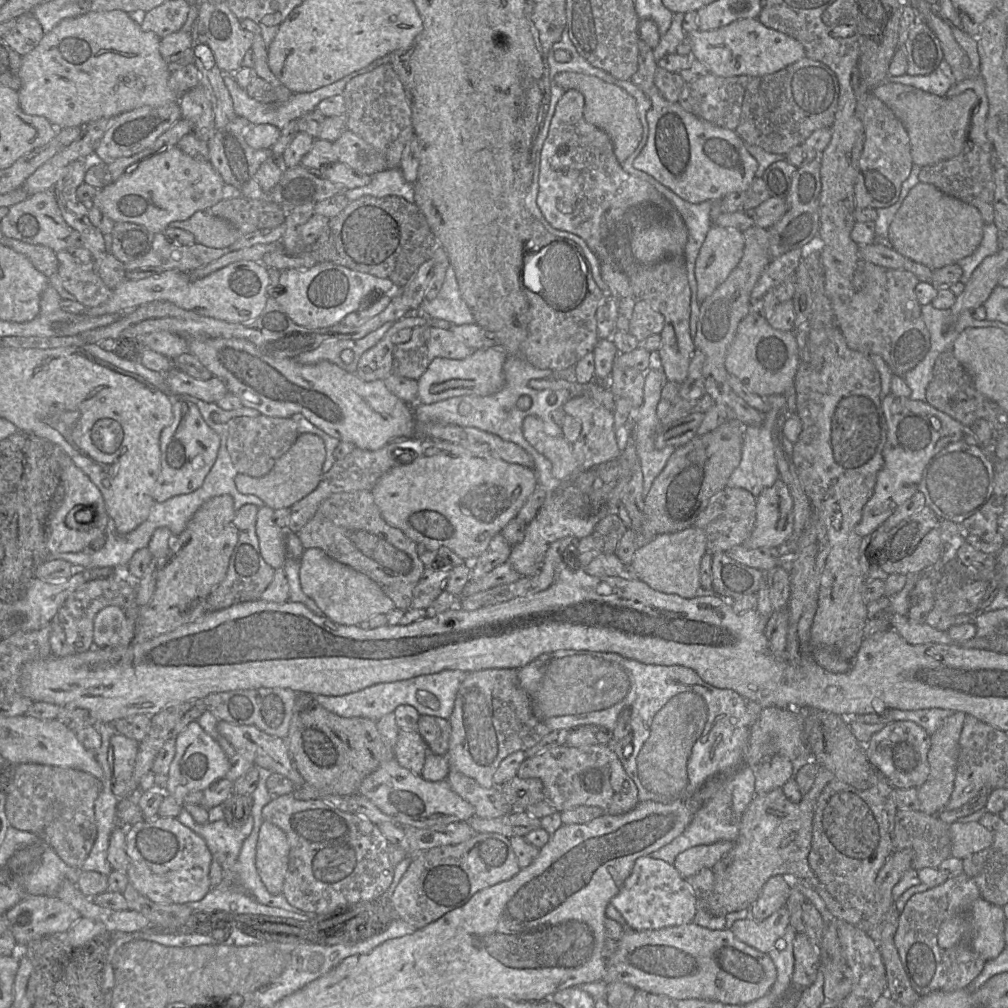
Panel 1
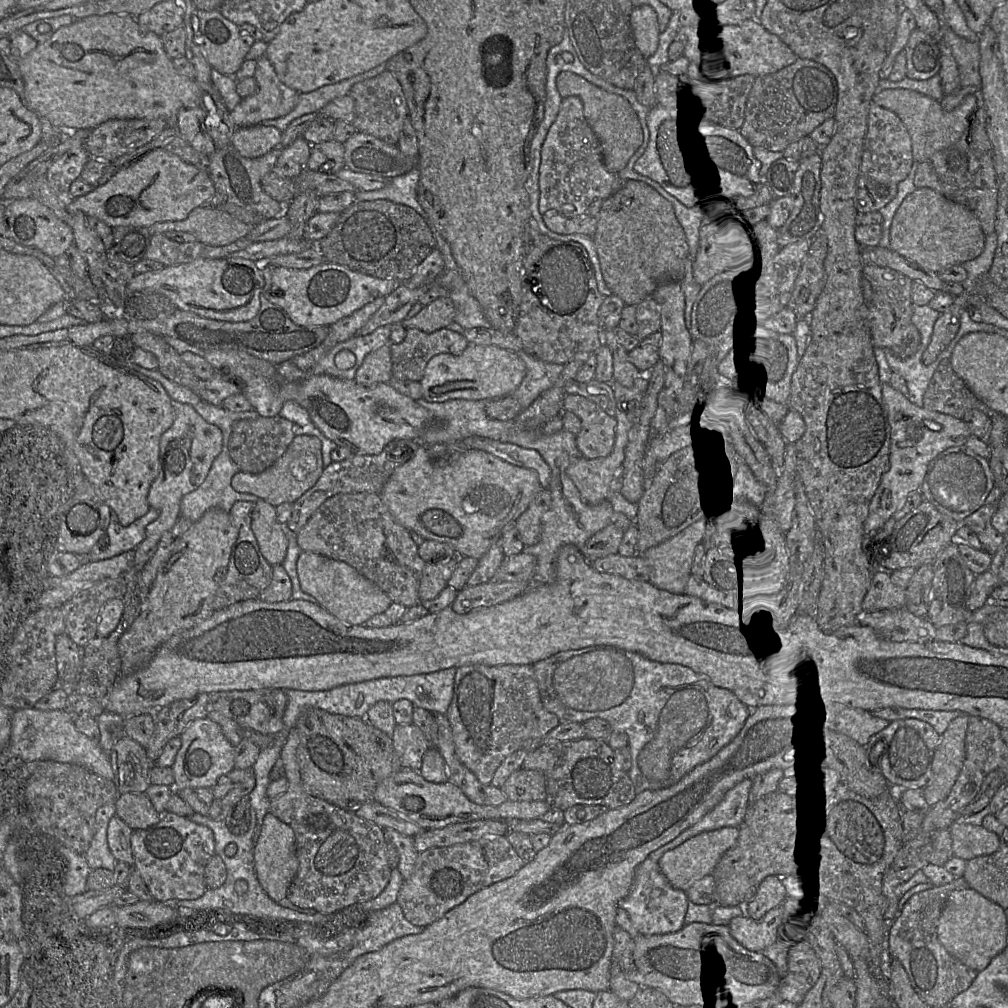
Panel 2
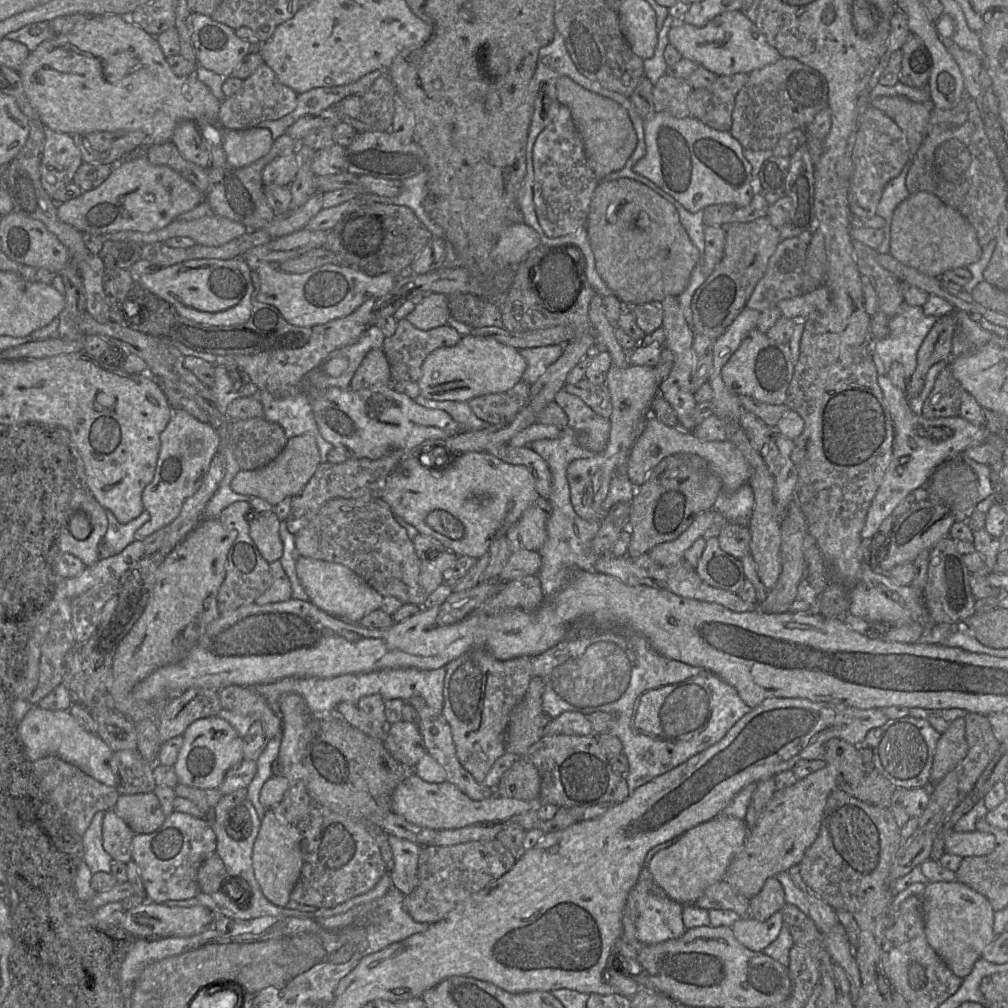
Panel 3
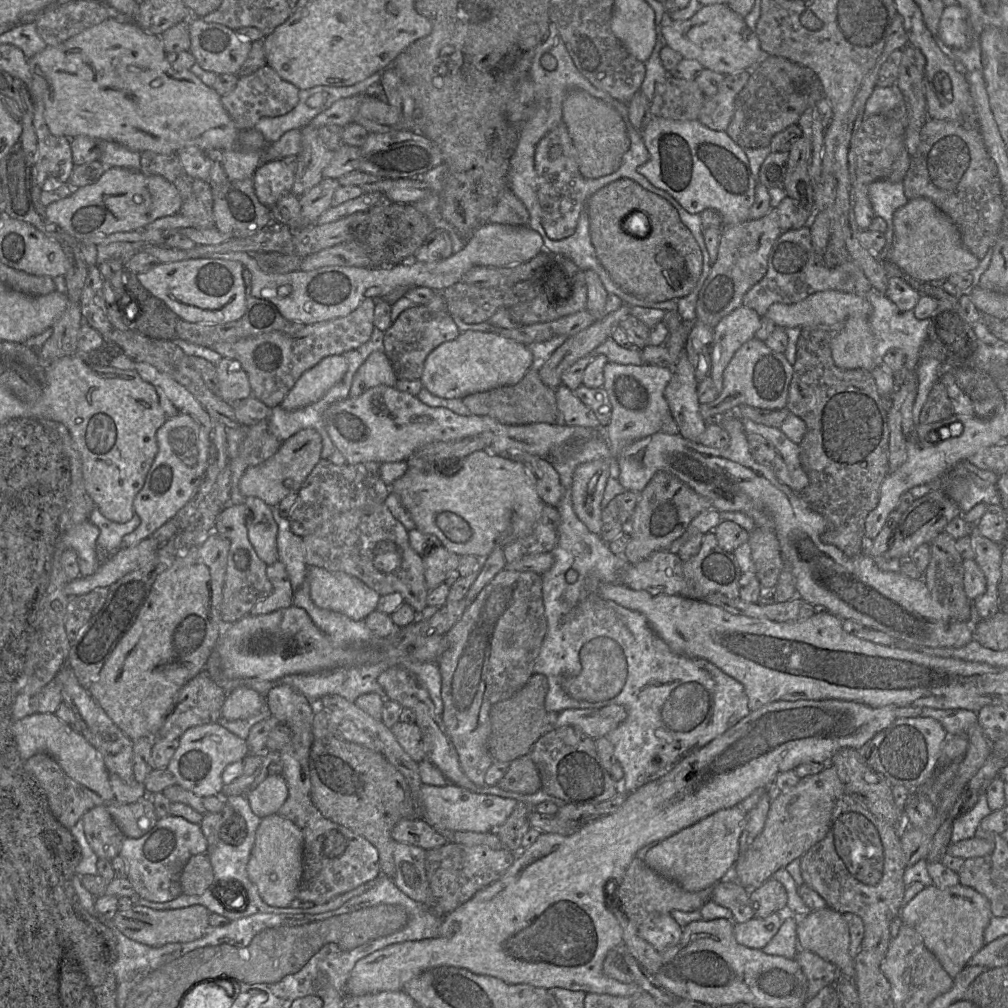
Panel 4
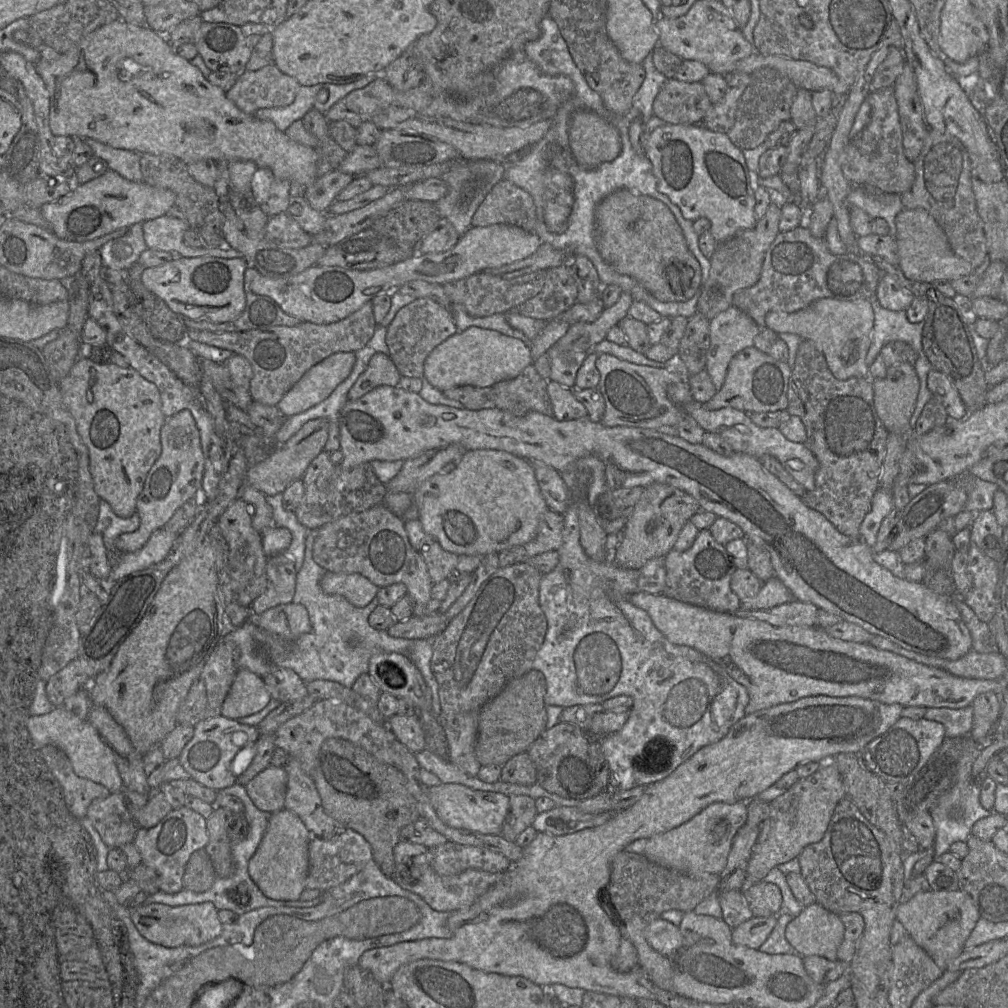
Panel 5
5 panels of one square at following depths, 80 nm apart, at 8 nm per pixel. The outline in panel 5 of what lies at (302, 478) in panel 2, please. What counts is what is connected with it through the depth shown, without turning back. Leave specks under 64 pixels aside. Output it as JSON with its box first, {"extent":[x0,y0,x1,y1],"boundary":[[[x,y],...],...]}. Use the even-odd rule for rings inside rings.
{"extent":[246,418,329,496],"boundary":[[[324,418],[308,421],[288,441],[278,446],[267,458],[250,465],[246,472],[246,484],[265,496],[282,494],[293,482],[301,480],[310,463],[323,451],[328,439],[329,422]]]}

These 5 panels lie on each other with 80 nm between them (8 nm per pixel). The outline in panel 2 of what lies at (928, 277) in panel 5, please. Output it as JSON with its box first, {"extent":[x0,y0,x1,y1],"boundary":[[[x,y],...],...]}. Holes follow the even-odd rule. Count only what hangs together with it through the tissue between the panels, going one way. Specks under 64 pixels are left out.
{"extent":[890,188,985,273],"boundary":[[[916,188],[897,208],[890,226],[890,249],[934,273],[978,257],[984,248],[985,234],[975,214],[939,192]]]}

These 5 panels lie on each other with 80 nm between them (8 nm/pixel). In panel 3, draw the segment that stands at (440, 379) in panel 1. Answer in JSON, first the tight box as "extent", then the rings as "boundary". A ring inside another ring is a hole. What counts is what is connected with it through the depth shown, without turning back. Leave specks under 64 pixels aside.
{"extent":[417,334,527,402],"boundary":[[[468,334],[455,346],[431,352],[422,365],[422,375],[417,382],[421,396],[427,399],[468,402],[476,397],[512,389],[522,381],[526,367],[527,363],[519,350],[501,344],[491,337]]]}

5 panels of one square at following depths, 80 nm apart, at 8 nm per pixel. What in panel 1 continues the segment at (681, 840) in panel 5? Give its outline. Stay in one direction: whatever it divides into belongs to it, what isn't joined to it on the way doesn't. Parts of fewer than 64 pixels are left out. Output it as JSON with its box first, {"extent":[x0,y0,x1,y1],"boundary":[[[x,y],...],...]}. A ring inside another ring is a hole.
{"extent":[673,841,734,879],"boundary":[[[720,841],[698,845],[681,852],[673,866],[687,879],[704,868],[713,868],[734,846],[733,841]]]}

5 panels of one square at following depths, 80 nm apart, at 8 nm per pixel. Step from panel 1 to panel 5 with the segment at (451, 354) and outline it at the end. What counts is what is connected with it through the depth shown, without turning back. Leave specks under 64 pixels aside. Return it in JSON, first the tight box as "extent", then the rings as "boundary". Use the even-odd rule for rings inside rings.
{"extent":[386,298,458,378],"boundary":[[[416,298],[401,308],[386,332],[389,357],[401,377],[424,378],[424,362],[428,355],[447,338],[458,332],[449,310],[431,298]]]}

